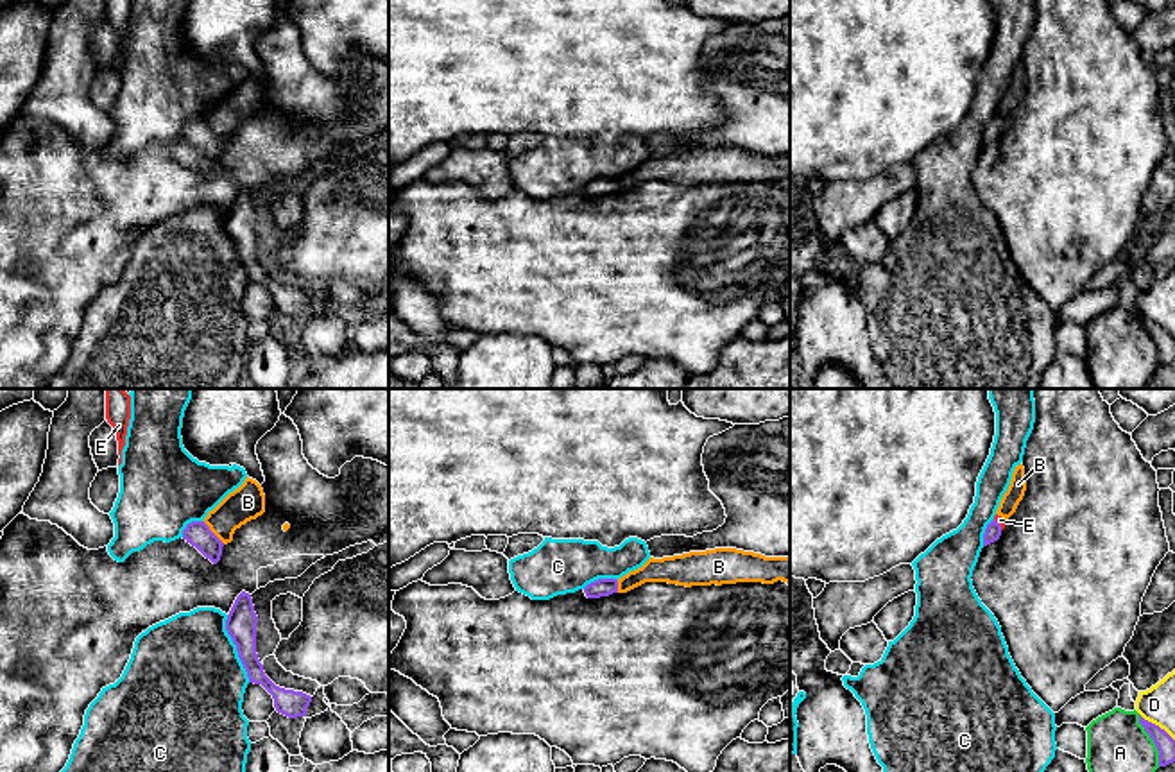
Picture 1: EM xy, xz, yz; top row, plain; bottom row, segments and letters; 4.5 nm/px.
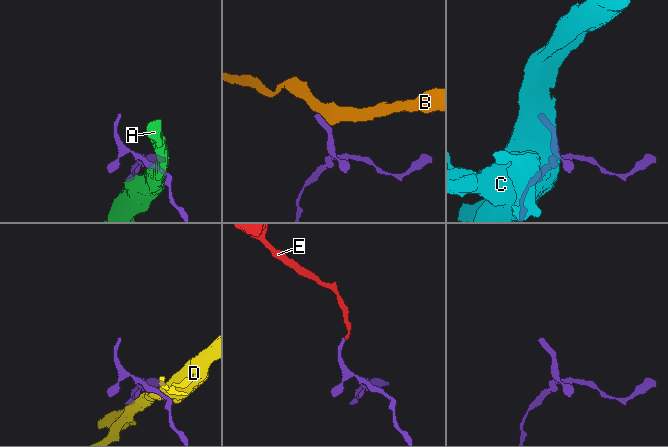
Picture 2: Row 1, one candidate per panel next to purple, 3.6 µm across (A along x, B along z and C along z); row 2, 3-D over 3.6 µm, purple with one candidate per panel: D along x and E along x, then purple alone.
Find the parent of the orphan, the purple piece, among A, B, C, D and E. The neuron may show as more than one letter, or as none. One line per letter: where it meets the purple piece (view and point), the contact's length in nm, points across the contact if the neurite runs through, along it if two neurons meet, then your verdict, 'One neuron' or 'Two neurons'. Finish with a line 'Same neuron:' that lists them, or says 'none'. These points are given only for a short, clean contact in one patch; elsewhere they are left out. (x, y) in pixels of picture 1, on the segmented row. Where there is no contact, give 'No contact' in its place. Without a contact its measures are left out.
A: Touches purple at yz (1152, 738). Shared border 260 nm. Two neurons
B: Touches purple at xy (212, 532). Shared border 140 nm. Boundary: xy (203, 522), (224, 543). Two neurons
C: Touches purple at xy (237, 649). Shared border 320 nm. Two neurons
D: Touches purple at yz (1157, 726). Shared border 200 nm. Two neurons
E: Touches purple at yz (998, 523). Shared border 70 nm. Path across: yz (993, 531), (998, 523), (1000, 520). One neuron
Same neuron: E

